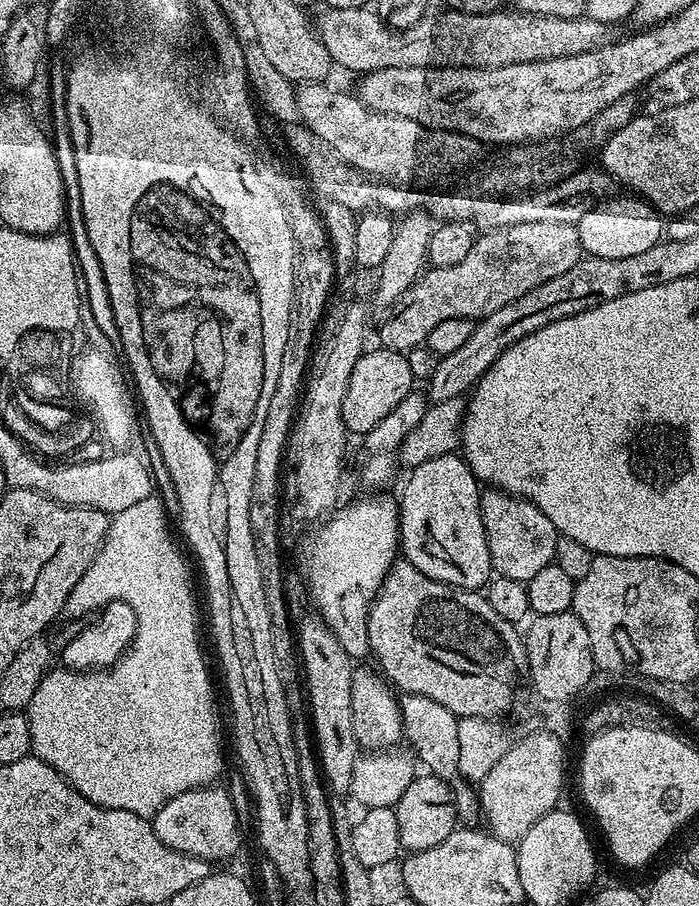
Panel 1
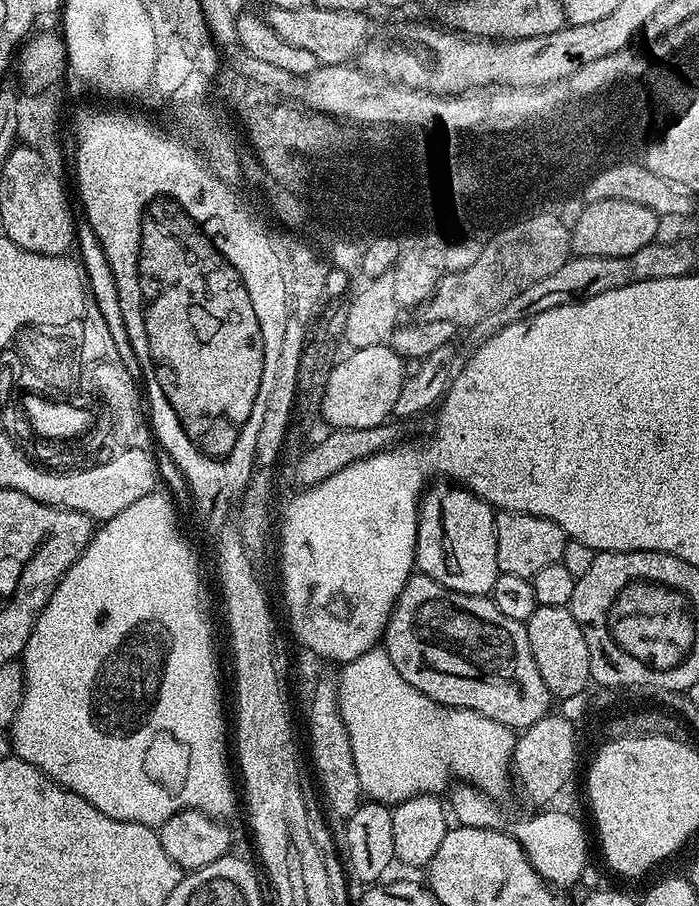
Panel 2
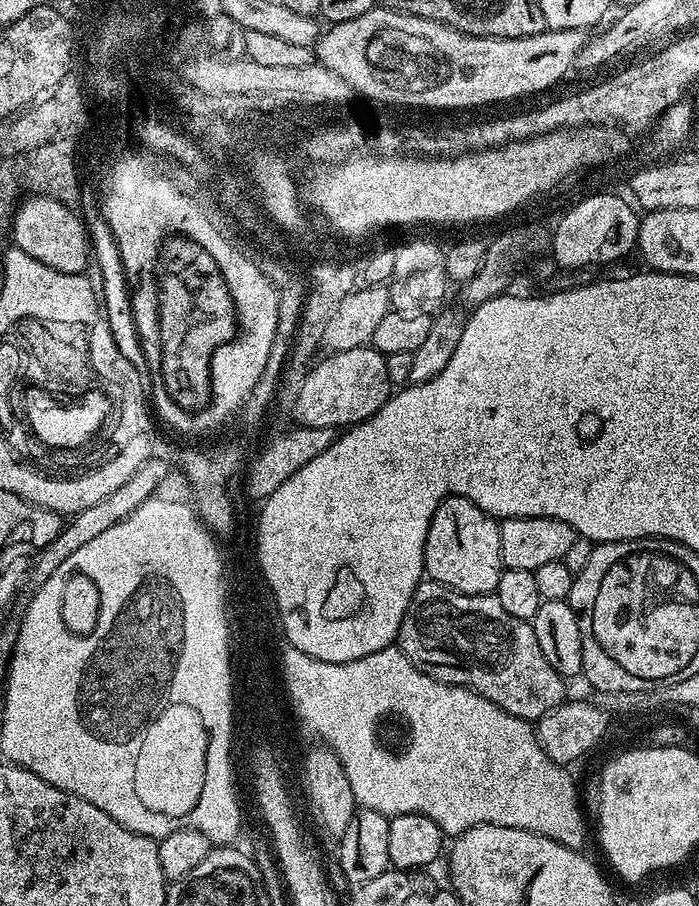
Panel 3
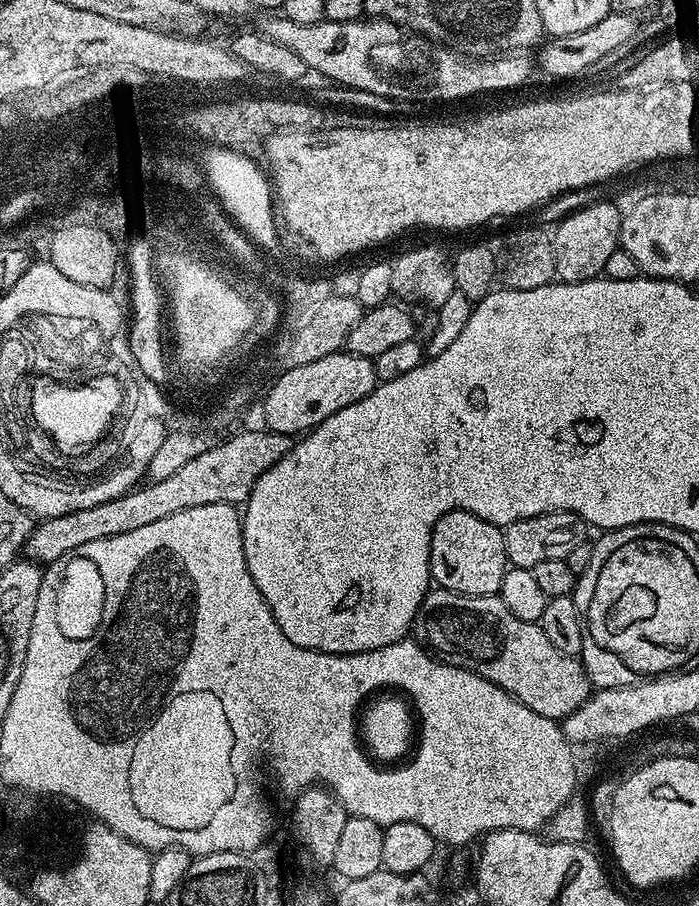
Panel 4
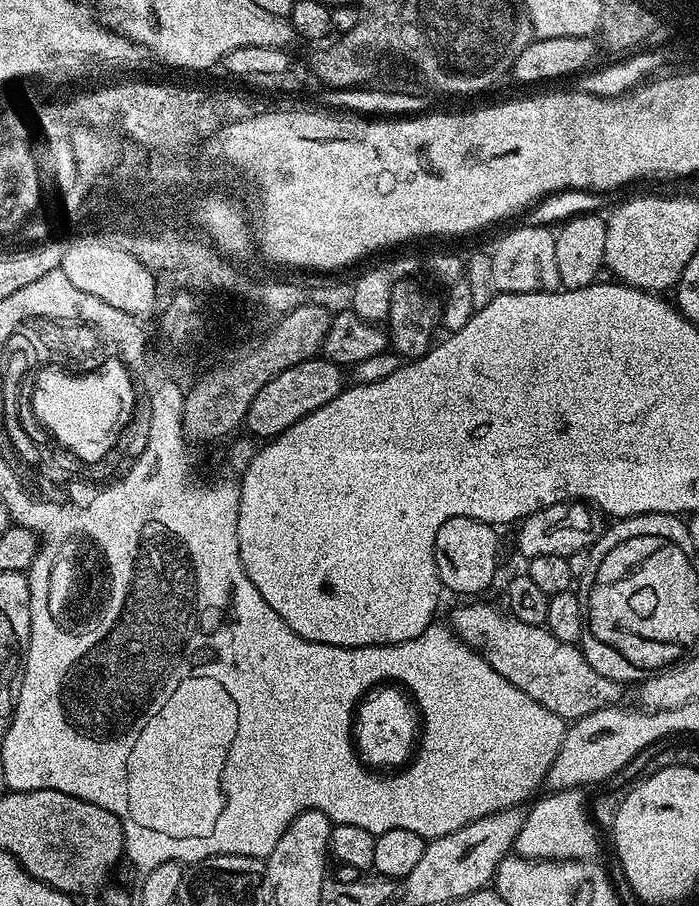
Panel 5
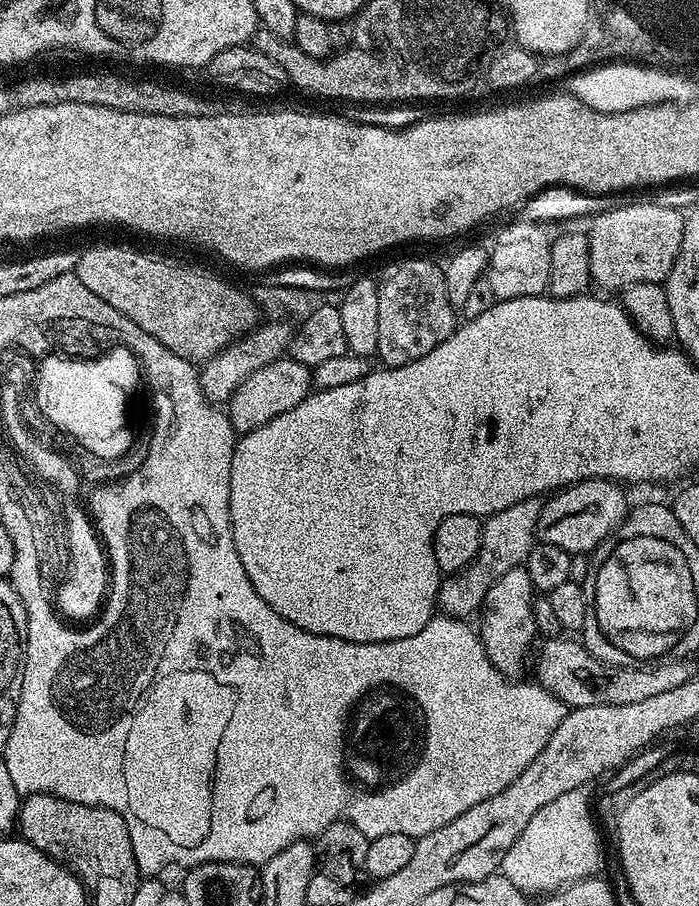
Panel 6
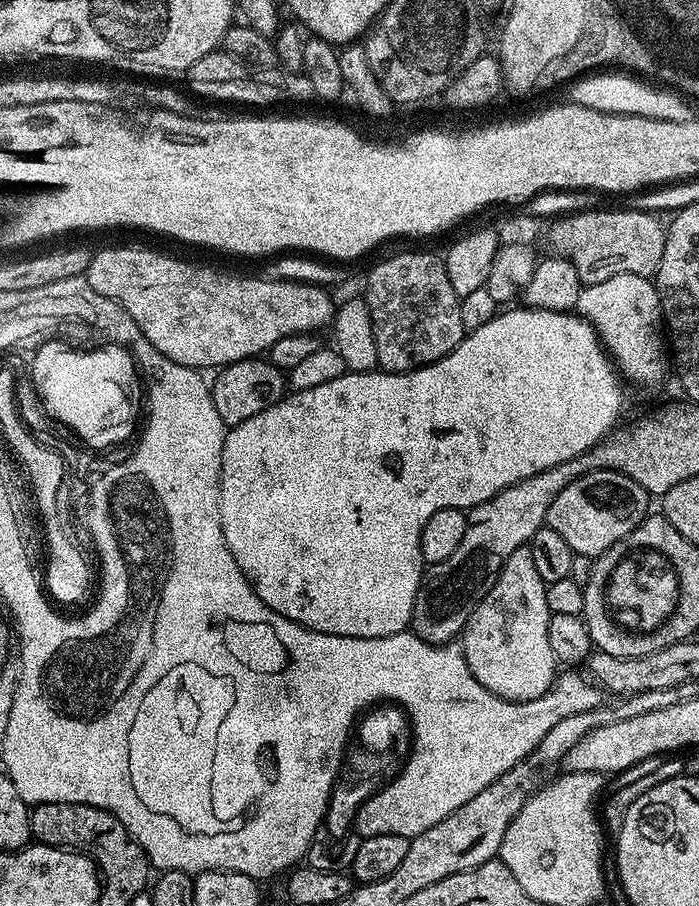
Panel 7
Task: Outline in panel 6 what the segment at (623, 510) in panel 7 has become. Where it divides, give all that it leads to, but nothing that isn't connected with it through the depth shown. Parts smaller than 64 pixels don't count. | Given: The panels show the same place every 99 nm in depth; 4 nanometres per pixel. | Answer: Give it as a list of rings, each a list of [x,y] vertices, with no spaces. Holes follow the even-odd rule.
[[[580,480],[549,495],[541,503],[540,517],[536,523],[539,543],[562,546],[573,554],[588,554],[612,535],[630,511],[624,497],[625,489],[615,480]]]

